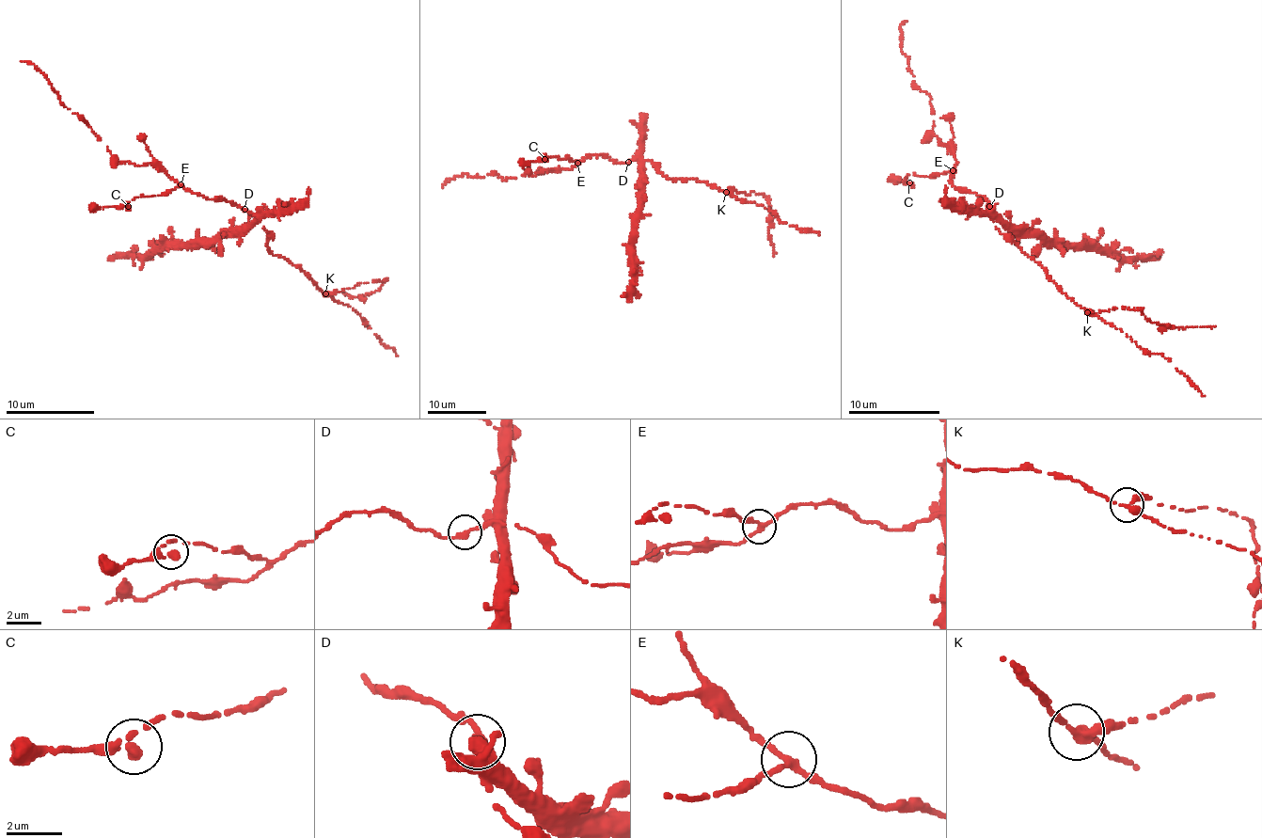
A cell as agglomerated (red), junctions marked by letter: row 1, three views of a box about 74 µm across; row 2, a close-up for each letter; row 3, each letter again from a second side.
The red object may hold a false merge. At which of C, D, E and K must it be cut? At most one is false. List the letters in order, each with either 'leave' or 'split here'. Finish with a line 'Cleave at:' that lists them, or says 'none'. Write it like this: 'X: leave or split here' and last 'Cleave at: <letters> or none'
C: leave
D: leave
E: leave
K: split here
Cleave at: K

